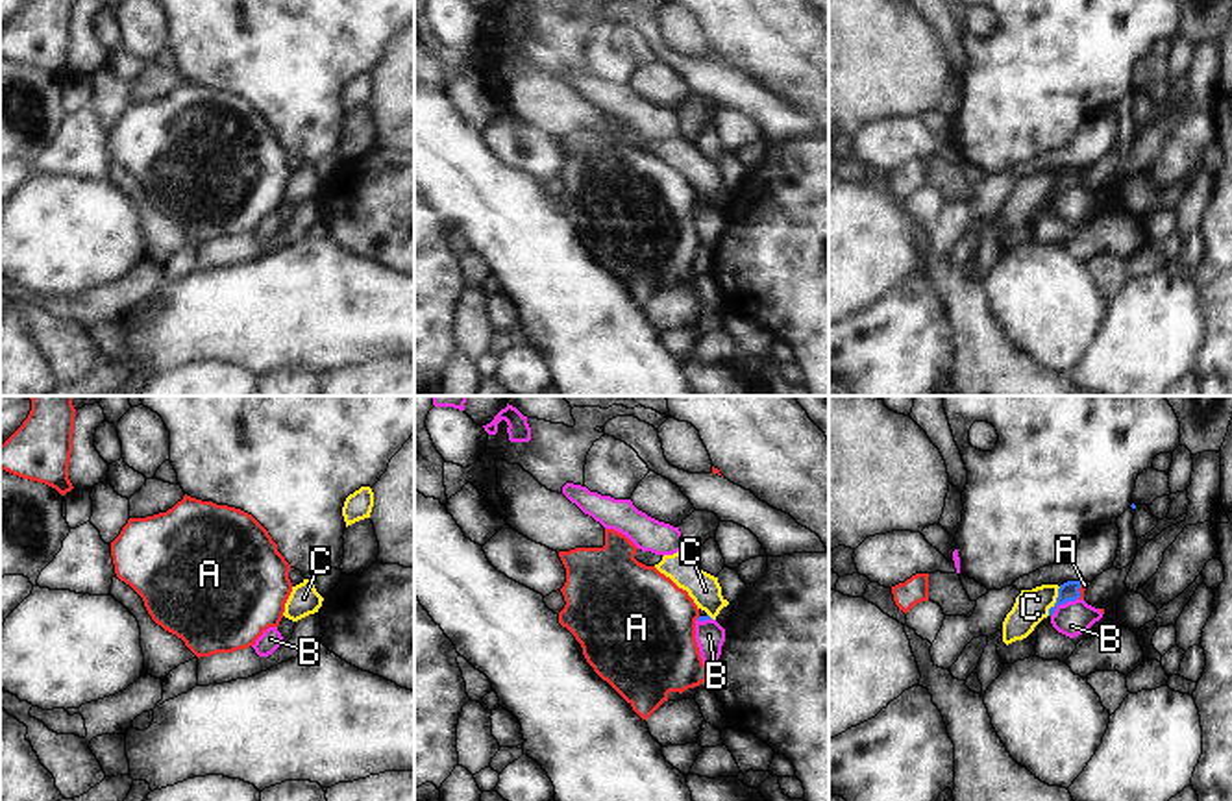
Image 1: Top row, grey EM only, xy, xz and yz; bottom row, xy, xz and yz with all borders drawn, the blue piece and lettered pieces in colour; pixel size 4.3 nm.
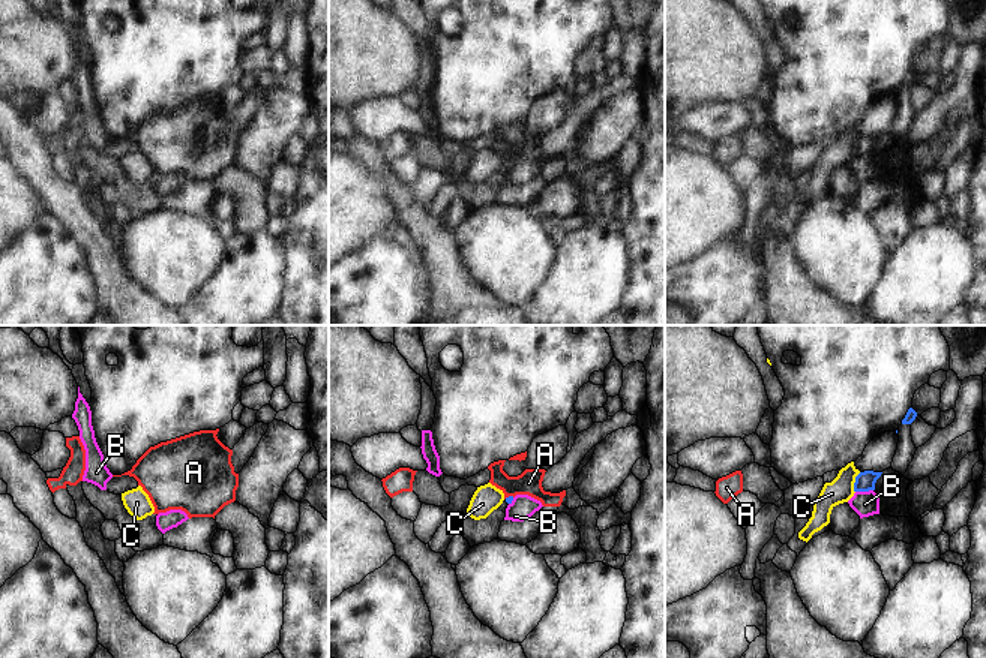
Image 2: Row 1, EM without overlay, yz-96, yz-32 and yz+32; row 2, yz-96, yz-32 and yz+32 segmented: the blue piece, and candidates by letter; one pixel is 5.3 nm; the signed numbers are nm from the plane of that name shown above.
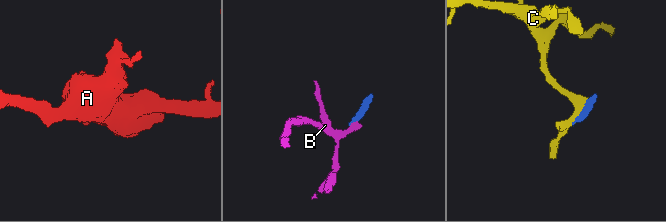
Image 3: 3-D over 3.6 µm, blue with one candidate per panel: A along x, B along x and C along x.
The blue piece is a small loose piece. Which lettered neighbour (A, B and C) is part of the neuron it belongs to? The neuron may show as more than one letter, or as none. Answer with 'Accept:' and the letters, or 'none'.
Accept: none.

